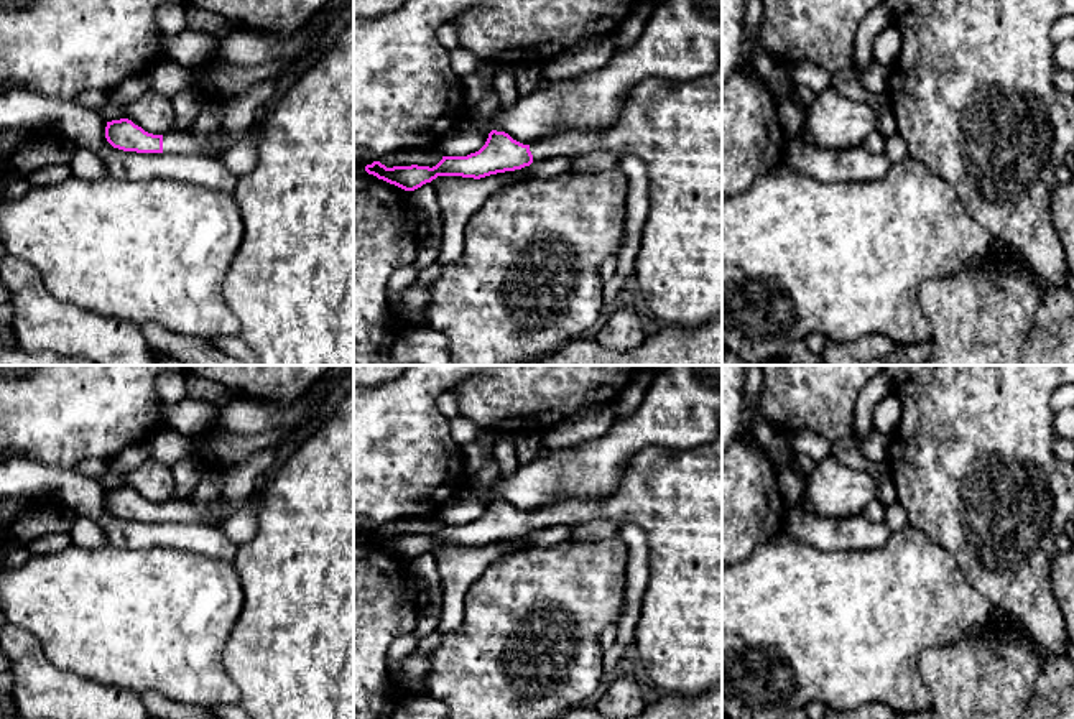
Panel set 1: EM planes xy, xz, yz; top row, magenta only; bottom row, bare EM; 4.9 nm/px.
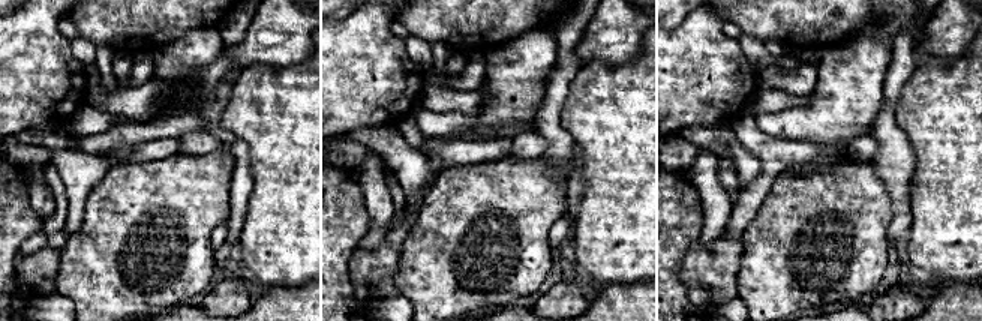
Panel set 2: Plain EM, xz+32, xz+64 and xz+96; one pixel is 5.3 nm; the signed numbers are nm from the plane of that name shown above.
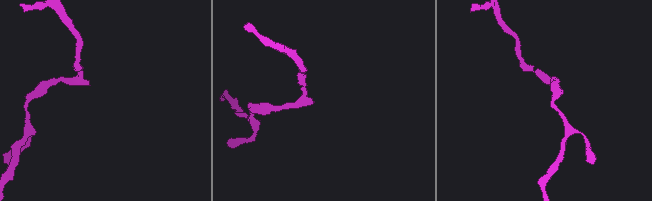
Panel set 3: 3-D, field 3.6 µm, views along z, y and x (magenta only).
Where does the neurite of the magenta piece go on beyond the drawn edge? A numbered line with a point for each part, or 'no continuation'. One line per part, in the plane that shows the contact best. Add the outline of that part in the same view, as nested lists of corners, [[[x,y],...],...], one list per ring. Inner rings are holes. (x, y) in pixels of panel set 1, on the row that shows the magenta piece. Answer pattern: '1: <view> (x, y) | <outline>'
1: xy (185, 142) | [[[219,128],[212,133],[192,133],[191,130],[171,130],[163,135],[163,153],[206,155],[209,148],[224,141],[229,133]]]

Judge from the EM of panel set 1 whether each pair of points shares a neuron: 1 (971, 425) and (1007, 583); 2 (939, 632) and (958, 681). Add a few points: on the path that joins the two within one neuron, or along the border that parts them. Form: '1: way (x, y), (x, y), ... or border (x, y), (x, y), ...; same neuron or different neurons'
1: way (974, 464), (987, 486), (987, 532), (995, 543); same neuron
2: border (981, 630), (926, 647), (918, 673); different neurons

